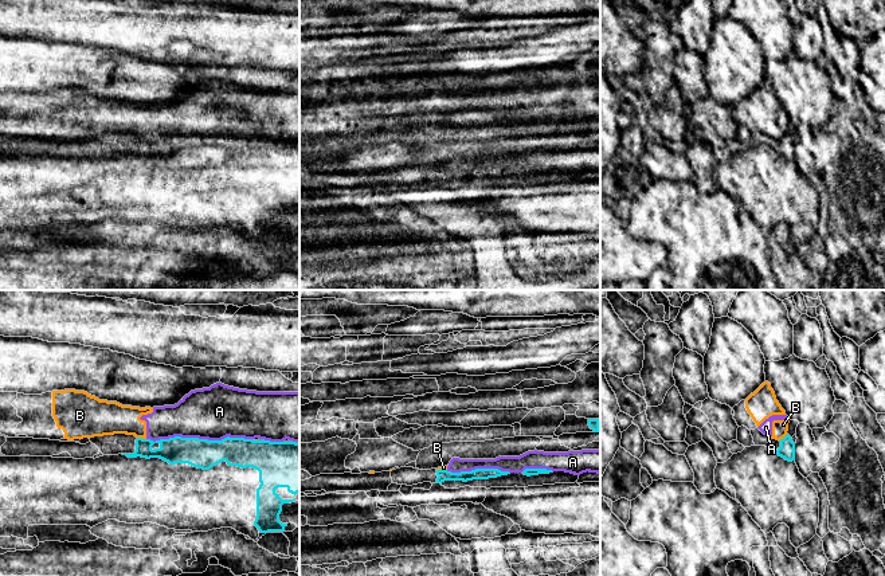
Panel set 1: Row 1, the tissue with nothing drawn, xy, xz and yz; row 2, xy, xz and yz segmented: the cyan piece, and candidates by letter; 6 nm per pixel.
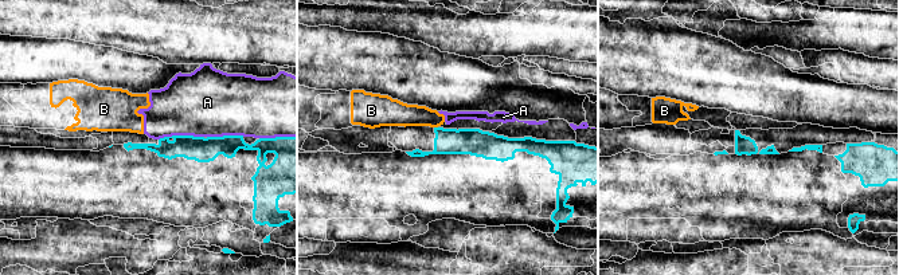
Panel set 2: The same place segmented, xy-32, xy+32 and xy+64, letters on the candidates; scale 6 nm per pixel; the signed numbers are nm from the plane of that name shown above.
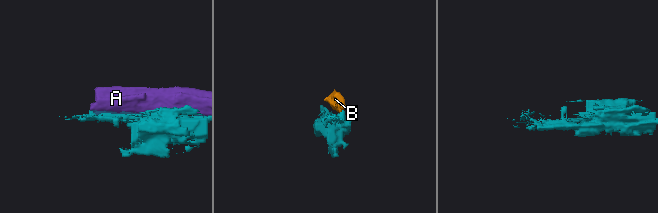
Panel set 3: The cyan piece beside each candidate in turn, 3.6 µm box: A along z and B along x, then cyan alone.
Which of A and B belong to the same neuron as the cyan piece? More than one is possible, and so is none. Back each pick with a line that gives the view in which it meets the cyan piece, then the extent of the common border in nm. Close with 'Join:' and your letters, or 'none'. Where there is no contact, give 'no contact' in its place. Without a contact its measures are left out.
Join: none

